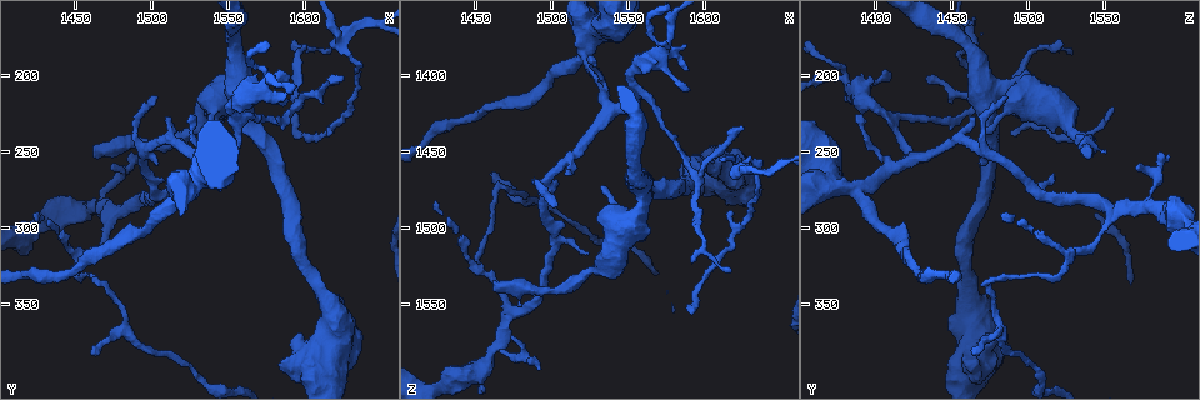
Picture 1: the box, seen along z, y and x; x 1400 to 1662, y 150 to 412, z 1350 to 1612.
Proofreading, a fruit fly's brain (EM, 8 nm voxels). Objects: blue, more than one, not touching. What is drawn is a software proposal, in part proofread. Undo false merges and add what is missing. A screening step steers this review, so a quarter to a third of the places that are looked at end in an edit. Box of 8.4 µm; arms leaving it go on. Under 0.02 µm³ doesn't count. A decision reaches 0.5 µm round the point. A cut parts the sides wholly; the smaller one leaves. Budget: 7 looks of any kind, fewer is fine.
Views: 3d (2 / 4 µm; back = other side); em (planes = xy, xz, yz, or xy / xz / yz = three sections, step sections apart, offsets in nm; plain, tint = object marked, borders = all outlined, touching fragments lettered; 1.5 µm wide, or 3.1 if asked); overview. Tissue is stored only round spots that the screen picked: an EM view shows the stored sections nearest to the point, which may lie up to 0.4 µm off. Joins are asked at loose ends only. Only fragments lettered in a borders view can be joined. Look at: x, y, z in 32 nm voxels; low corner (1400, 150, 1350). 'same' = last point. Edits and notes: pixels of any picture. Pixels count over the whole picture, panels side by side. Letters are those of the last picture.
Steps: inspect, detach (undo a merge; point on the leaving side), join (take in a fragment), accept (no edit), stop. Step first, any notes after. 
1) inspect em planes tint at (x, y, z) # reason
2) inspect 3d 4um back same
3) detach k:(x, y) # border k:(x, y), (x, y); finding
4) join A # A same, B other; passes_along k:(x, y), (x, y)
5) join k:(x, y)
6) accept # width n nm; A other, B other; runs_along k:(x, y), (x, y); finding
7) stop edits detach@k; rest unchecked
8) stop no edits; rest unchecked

inspect em planes tint at (1554, 172, 1452) # thin neck

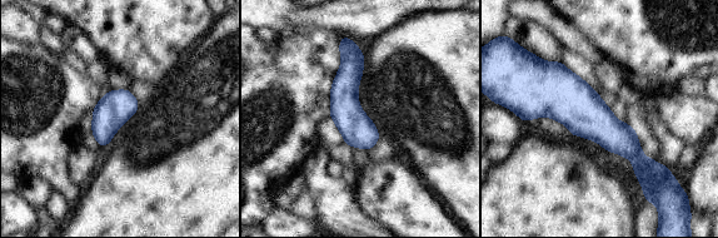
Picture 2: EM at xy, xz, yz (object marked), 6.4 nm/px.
inspect em planes borders same # what lies round it

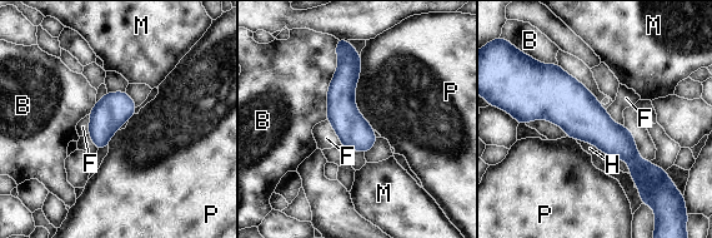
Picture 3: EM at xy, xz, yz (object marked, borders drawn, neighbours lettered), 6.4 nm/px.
accept # B other, F other, H other, M other, P other; runs_along 3:(525, 113), (576, 110), (651, 168); one neuron here

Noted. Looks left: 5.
inspect 3d 4um at (1524, 266, 1516) # branch stops here

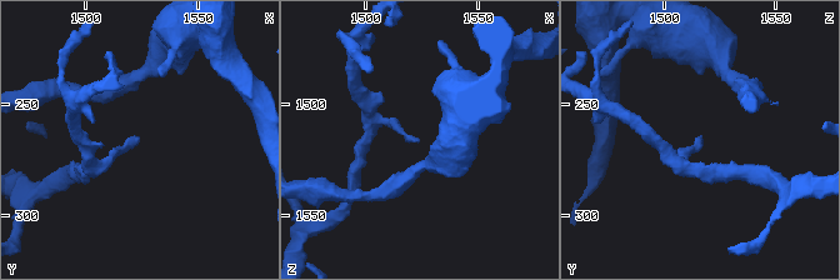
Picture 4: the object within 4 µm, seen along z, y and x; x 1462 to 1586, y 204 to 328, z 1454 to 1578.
inspect em planes borders at (1524, 264, 1516)

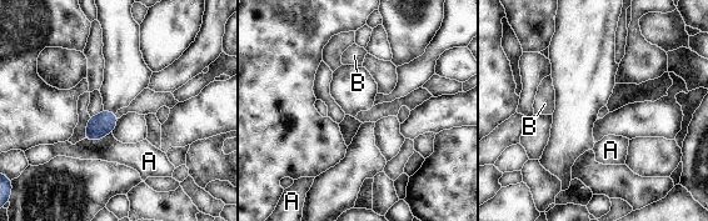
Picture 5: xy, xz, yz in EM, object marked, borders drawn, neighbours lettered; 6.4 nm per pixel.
accept # longest_contact A 180 nm; A other, B other; none of them fits

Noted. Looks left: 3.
inspect 3d 4um at (1510, 226, 1462) # an open end

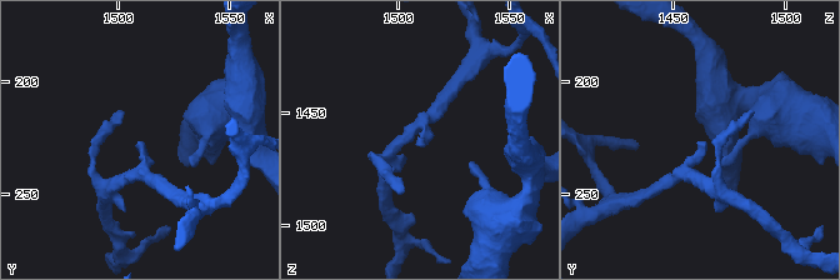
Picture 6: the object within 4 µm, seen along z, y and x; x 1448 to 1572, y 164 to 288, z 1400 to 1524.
inspect em yz step 4 borders at (1509, 226, 1463)

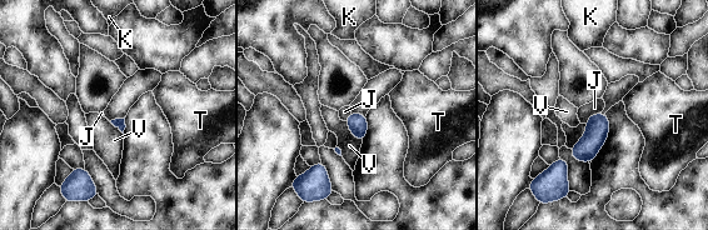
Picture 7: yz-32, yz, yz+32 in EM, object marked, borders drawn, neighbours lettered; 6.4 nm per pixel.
join J # longest_contact V 170 nm; J same, K other, T other, V other; passes_along 7:(587, 148), (591, 115), (594, 108); the neuron continues

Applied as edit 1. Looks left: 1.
stop edits join@7; rest unchecked

